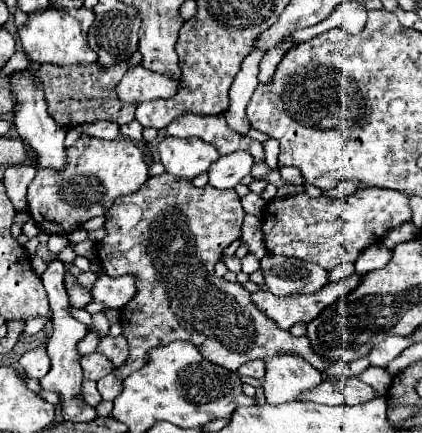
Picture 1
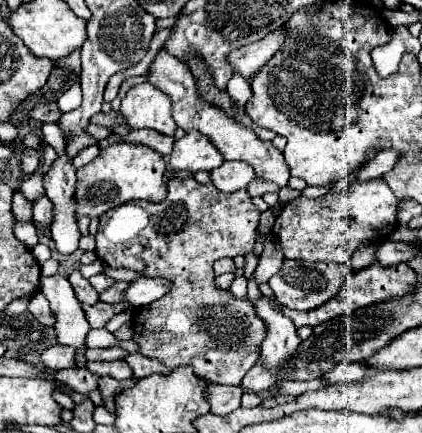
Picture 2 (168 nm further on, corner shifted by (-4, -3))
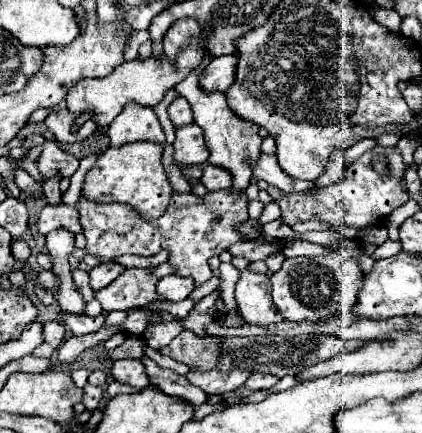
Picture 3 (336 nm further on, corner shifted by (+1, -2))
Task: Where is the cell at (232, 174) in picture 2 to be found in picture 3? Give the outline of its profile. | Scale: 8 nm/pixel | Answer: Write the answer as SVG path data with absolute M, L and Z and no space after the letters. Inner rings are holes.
M208 165L204 169L202 183L208 191L220 191L220 189L228 189L232 185L232 181L228 177L228 171L222 171L220 167L214 167L214 165Z

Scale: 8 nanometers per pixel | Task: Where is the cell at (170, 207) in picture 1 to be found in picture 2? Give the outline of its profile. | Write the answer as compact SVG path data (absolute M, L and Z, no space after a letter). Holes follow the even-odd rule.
M173 178L167 182L167 196L163 202L129 202L99 218L95 254L101 262L113 268L129 268L151 278L169 278L173 284L173 288L161 300L137 308L131 316L135 330L133 342L139 346L141 354L163 362L167 368L191 364L197 376L213 384L241 384L245 372L259 360L267 326L247 298L235 298L229 290L221 290L215 284L213 264L225 256L253 252L259 214L261 212L251 204L247 190L221 194L217 188L213 188L213 184L203 186L193 178Z

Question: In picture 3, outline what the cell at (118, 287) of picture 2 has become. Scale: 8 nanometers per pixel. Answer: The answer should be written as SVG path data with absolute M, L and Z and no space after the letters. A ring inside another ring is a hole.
M132 267L126 269L116 283L104 287L94 297L100 301L104 311L130 311L134 307L146 307L154 301L164 301L156 293L156 283L160 279L152 273L152 269Z

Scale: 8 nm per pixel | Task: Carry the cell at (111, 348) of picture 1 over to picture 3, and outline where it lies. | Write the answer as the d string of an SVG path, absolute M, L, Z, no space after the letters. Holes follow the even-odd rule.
M144 357L142 363L146 363L146 373L148 373L150 381L156 383L162 393L178 397L192 407L198 407L208 399L208 395L204 391L200 391L198 387L192 387L192 383L188 383L188 379L184 379L182 375L176 375L174 371L168 371L168 369L160 369L148 357Z

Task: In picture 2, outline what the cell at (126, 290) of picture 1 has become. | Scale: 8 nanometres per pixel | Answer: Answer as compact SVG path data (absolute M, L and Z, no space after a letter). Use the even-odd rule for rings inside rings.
M141 276L133 282L129 282L127 290L123 292L123 302L131 304L131 306L143 306L143 304L151 304L155 300L159 300L161 296L165 296L165 292L171 288L169 280L165 278L147 278Z

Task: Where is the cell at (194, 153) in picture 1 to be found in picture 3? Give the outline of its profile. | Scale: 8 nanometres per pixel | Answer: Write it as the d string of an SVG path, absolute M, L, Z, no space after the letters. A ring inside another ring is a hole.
M194 123L184 125L176 131L176 141L174 141L174 159L180 167L188 167L188 165L202 165L210 151L204 143L204 135L200 131L200 127L196 127Z

